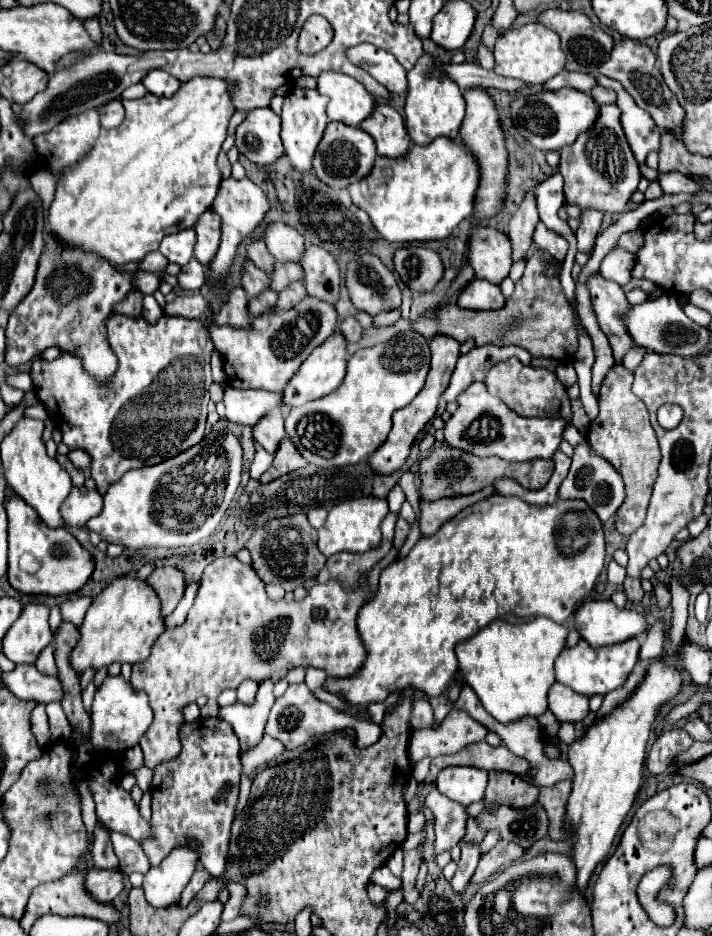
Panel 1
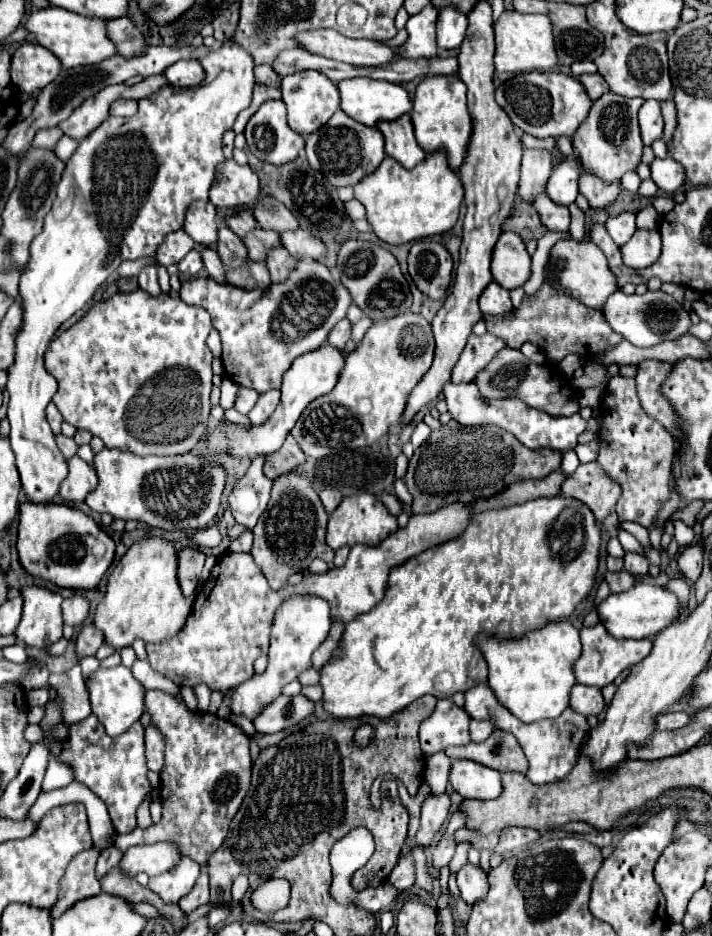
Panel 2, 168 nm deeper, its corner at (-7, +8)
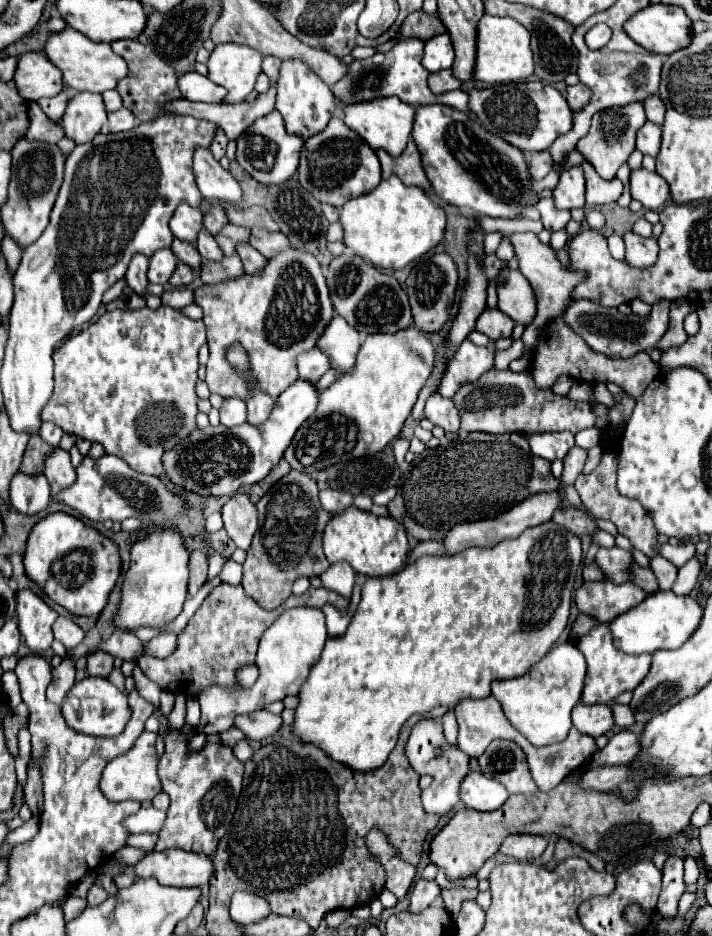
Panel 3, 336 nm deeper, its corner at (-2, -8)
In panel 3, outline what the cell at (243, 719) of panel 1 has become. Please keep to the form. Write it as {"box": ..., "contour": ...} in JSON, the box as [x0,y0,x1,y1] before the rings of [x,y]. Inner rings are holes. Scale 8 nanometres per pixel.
{"box":[197,608,327,734],"contour":[[[289,608],[283,612],[261,636],[259,650],[257,650],[257,668],[259,668],[259,680],[253,688],[221,688],[211,686],[209,690],[199,694],[201,704],[201,722],[197,726],[197,732],[203,734],[221,734],[233,726],[235,716],[239,714],[251,714],[257,710],[263,710],[267,704],[275,700],[283,700],[287,692],[299,692],[305,680],[309,678],[311,668],[317,664],[323,644],[327,640],[325,630],[325,616],[317,608]]]}

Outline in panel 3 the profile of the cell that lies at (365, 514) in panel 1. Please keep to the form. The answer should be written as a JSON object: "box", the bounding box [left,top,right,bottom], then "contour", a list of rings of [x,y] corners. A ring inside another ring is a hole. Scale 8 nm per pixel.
{"box":[323,506,409,576],"contour":[[[351,506],[329,520],[323,534],[323,550],[331,564],[349,562],[359,574],[387,576],[403,568],[403,560],[409,552],[409,542],[405,536],[405,528],[397,520],[375,516]]]}

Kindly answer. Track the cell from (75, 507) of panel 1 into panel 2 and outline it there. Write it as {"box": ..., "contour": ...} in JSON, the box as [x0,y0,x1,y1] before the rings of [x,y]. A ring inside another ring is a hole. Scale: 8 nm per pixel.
{"box":[60,456,98,502],"contour":[[[72,456],[68,460],[68,476],[60,484],[60,496],[68,502],[84,500],[86,492],[90,492],[90,488],[94,488],[94,484],[98,484],[94,468],[90,464],[86,464],[80,456]]]}

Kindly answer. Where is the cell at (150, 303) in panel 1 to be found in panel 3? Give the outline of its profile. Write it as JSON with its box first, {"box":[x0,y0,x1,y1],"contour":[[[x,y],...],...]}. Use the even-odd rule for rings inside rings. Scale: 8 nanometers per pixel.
{"box":[125,254,149,296],"contour":[[[137,254],[131,260],[129,270],[125,274],[129,288],[133,288],[139,296],[147,296],[147,286],[149,286],[149,280],[147,280],[147,268],[149,266],[147,264],[149,264],[149,258],[143,254]]]}

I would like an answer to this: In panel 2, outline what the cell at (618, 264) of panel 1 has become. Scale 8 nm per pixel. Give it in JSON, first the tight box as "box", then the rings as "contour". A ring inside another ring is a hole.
{"box":[622,230,662,268],"contour":[[[636,230],[634,236],[622,248],[624,264],[630,268],[646,268],[654,264],[662,252],[662,240],[658,230]]]}

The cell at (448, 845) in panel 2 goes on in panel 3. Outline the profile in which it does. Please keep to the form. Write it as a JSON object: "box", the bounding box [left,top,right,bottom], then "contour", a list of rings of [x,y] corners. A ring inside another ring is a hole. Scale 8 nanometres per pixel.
{"box":[409,878,439,912],"contour":[[[421,878],[421,880],[415,882],[415,886],[413,886],[409,910],[411,910],[411,912],[421,912],[421,910],[425,910],[437,896],[439,896],[439,886],[437,886],[437,882],[435,882],[435,880],[425,880],[425,878]]]}

